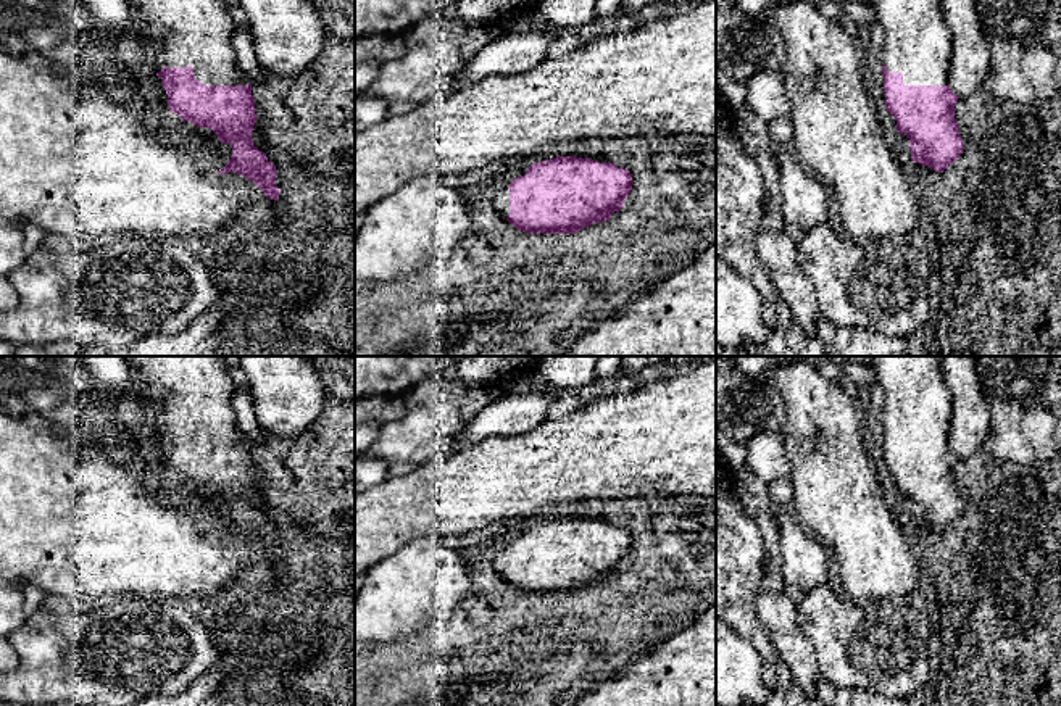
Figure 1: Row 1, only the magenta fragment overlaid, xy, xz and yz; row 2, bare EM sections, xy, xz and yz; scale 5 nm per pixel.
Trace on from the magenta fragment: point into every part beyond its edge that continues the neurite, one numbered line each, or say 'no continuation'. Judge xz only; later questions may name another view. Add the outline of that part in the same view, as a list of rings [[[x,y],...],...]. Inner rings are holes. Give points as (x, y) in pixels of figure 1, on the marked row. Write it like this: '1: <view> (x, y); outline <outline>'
1: xz (502, 200); outline [[[508,185],[500,187],[500,190],[495,197],[493,210],[497,211],[497,214],[500,214],[505,219],[510,216],[510,189],[508,189]]]

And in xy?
1: xy (195, 33); outline [[[127,0],[145,24],[155,27],[148,40],[148,56],[155,73],[166,68],[193,68],[193,77],[203,85],[247,85],[232,47],[235,23],[224,0]]]

